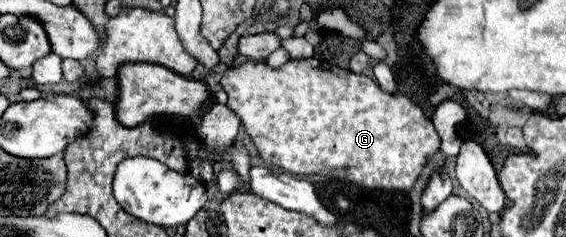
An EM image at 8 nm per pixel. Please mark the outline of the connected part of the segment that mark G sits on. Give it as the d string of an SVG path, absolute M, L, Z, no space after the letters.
M308 58L308 60L288 60L286 64L282 64L280 68L270 68L264 60L246 60L238 66L228 68L222 74L220 84L228 95L228 108L240 118L242 126L246 128L246 134L250 138L250 142L258 148L260 158L268 164L268 166L276 166L288 174L298 174L298 176L310 176L310 174L320 174L324 170L346 170L346 182L348 184L356 184L362 186L366 190L380 190L380 192L406 192L412 190L418 176L422 174L426 160L436 154L440 150L440 136L436 134L436 128L432 126L432 120L424 114L424 110L414 104L410 98L402 96L402 94L388 94L384 92L372 78L364 76L364 74L354 74L350 70L342 70L338 66L334 66L332 72L332 64L328 64L326 60L318 60L318 58Z

